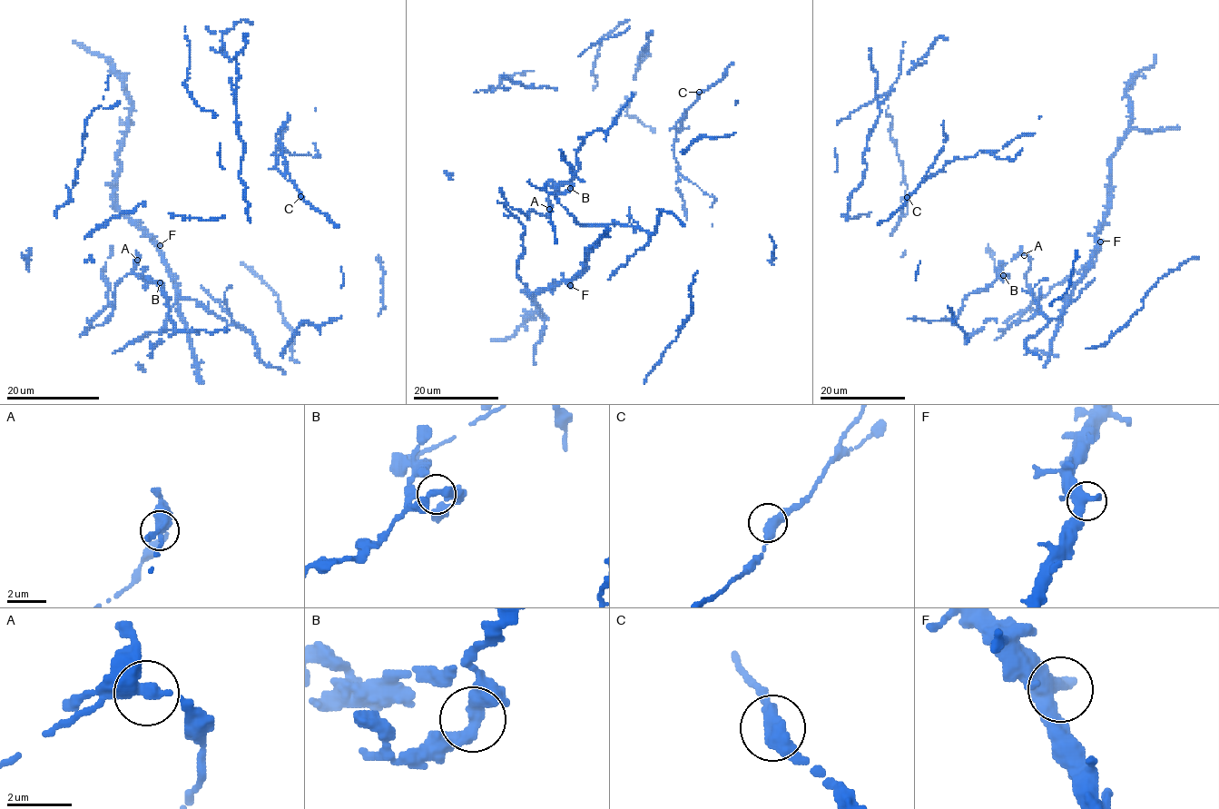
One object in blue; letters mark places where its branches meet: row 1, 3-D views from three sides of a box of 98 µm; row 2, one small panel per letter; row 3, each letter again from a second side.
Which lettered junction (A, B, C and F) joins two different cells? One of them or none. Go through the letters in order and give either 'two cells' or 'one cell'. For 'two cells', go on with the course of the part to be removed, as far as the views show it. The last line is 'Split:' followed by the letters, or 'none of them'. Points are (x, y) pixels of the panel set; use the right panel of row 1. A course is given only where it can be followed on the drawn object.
A: two cells; foreign part runs (1024, 255), (1027, 255), (1031, 264), (1026, 280), (1033, 300), (1017, 323)
B: one cell
C: one cell
F: one cell
Split: A

